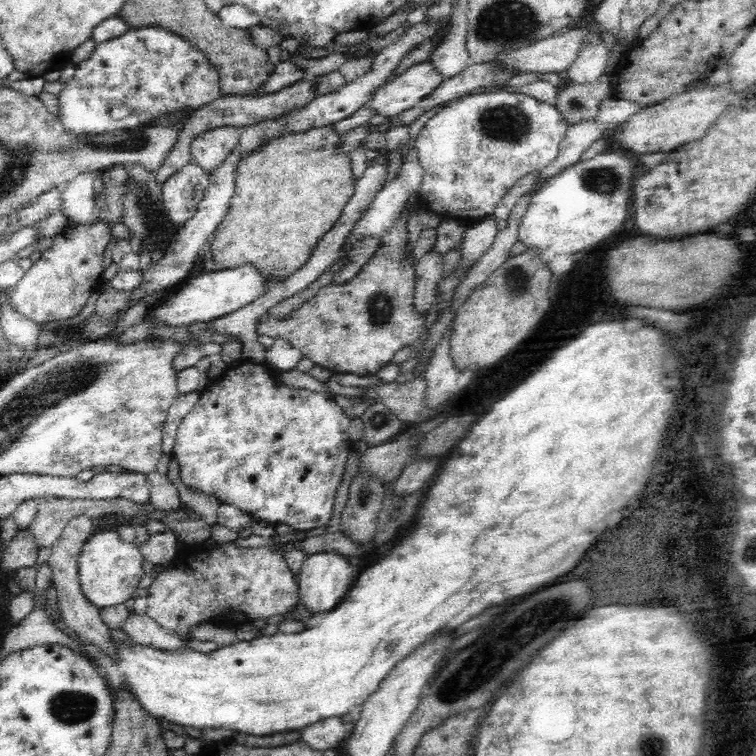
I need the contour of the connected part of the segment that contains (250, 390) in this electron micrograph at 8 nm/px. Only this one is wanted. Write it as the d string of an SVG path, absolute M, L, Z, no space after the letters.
M243 360L229 366L221 376L215 378L206 390L201 393L200 400L196 402L196 406L184 416L178 427L172 455L176 456L179 462L180 478L188 487L214 495L220 500L221 504L231 504L236 508L241 508L272 525L282 523L288 524L296 532L308 531L312 528L325 526L330 520L330 516L332 516L336 489L340 486L348 455L354 452L354 441L347 433L350 421L351 418L342 411L342 407L332 398L328 398L326 393L310 391L304 388L291 388L278 381L275 370L271 369L270 366Z

